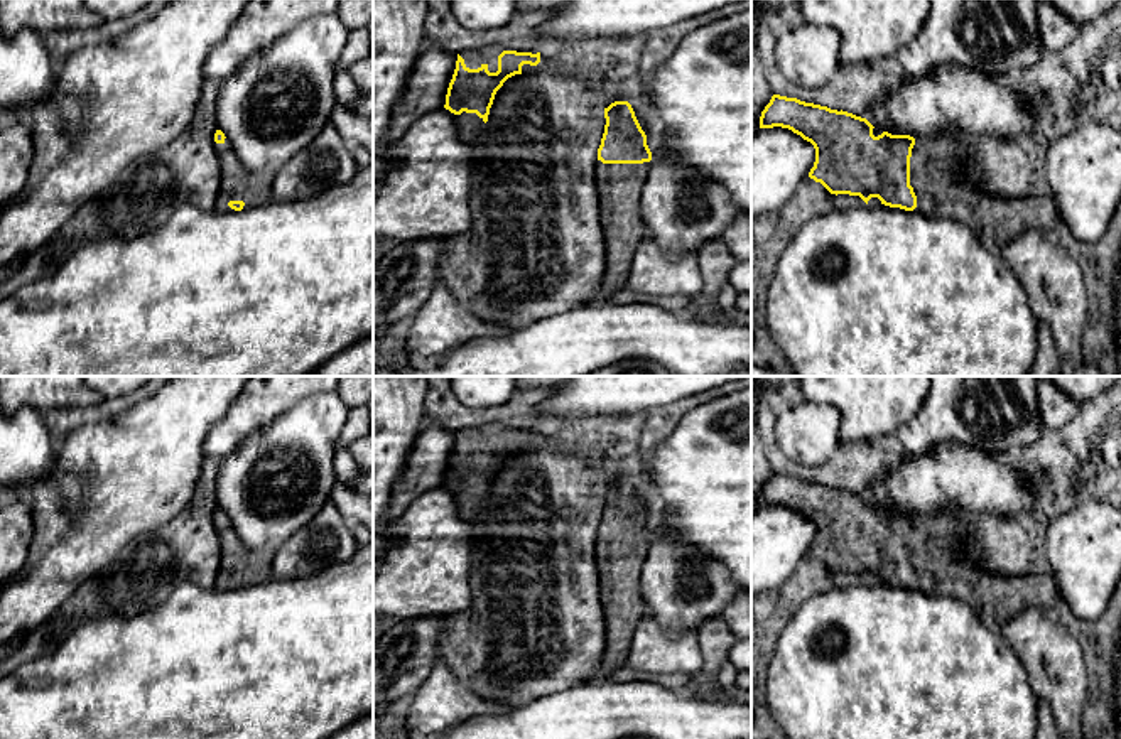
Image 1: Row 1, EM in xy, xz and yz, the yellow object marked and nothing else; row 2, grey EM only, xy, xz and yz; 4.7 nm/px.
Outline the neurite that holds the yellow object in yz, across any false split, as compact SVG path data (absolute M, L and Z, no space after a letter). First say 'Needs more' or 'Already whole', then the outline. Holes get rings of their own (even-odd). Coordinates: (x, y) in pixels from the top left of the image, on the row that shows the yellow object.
Needs more. M780 94L772 96L760 116L760 128L773 127L788 128L814 145L815 162L809 177L820 182L831 194L859 196L866 204L871 197L878 197L890 208L954 219L967 226L994 253L1028 228L1048 233L1062 221L1050 196L1003 199L977 189L961 172L971 150L954 140L913 138L888 132L875 137L875 127L866 118Z

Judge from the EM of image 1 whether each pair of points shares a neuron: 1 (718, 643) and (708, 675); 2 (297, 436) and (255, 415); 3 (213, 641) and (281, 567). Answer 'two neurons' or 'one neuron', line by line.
1: one neuron
2: two neurons
3: two neurons

